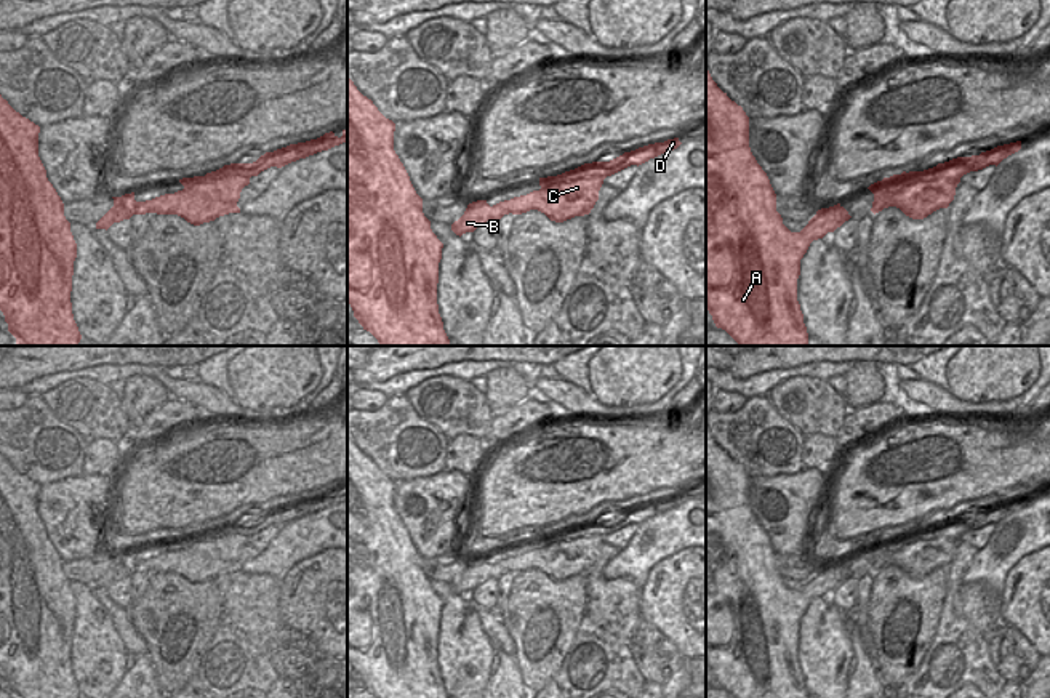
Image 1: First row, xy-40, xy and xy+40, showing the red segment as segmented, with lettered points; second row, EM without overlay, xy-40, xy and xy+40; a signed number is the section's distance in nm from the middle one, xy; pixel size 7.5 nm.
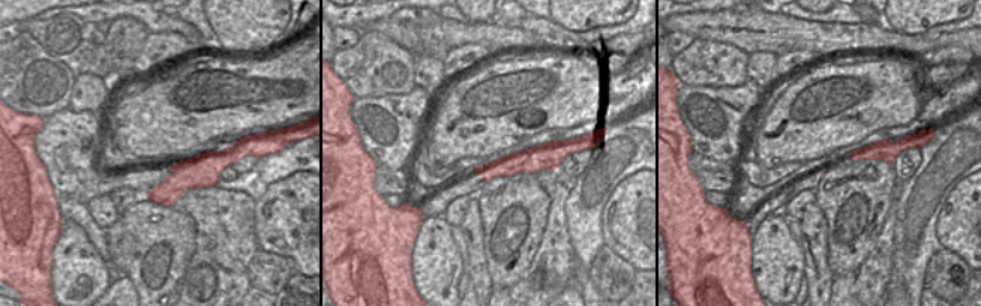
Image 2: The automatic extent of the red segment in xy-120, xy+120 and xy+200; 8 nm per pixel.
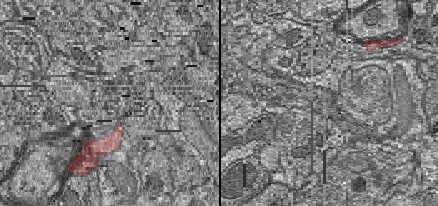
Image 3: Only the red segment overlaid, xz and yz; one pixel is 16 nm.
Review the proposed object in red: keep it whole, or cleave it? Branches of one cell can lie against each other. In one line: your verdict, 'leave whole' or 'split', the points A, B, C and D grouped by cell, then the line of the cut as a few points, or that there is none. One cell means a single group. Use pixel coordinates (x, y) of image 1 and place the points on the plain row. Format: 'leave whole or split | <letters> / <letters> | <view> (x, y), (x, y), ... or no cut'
leave whole | A B C D | no cut

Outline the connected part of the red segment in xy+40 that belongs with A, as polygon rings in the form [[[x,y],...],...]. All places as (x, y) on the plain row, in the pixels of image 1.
[[[706,426],[706,668],[733,698],[808,698],[797,660],[800,618],[813,599],[852,575],[840,564],[821,567],[800,591],[791,591],[776,570],[776,552],[749,506],[749,475],[712,439]]]

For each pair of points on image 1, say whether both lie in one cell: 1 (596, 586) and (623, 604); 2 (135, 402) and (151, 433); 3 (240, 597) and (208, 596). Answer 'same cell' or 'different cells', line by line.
1: same cell
2: different cells
3: different cells

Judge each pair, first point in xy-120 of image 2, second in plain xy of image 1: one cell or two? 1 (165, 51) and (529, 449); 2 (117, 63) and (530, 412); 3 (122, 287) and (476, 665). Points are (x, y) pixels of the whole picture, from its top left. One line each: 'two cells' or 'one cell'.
1: two cells
2: two cells
3: two cells

